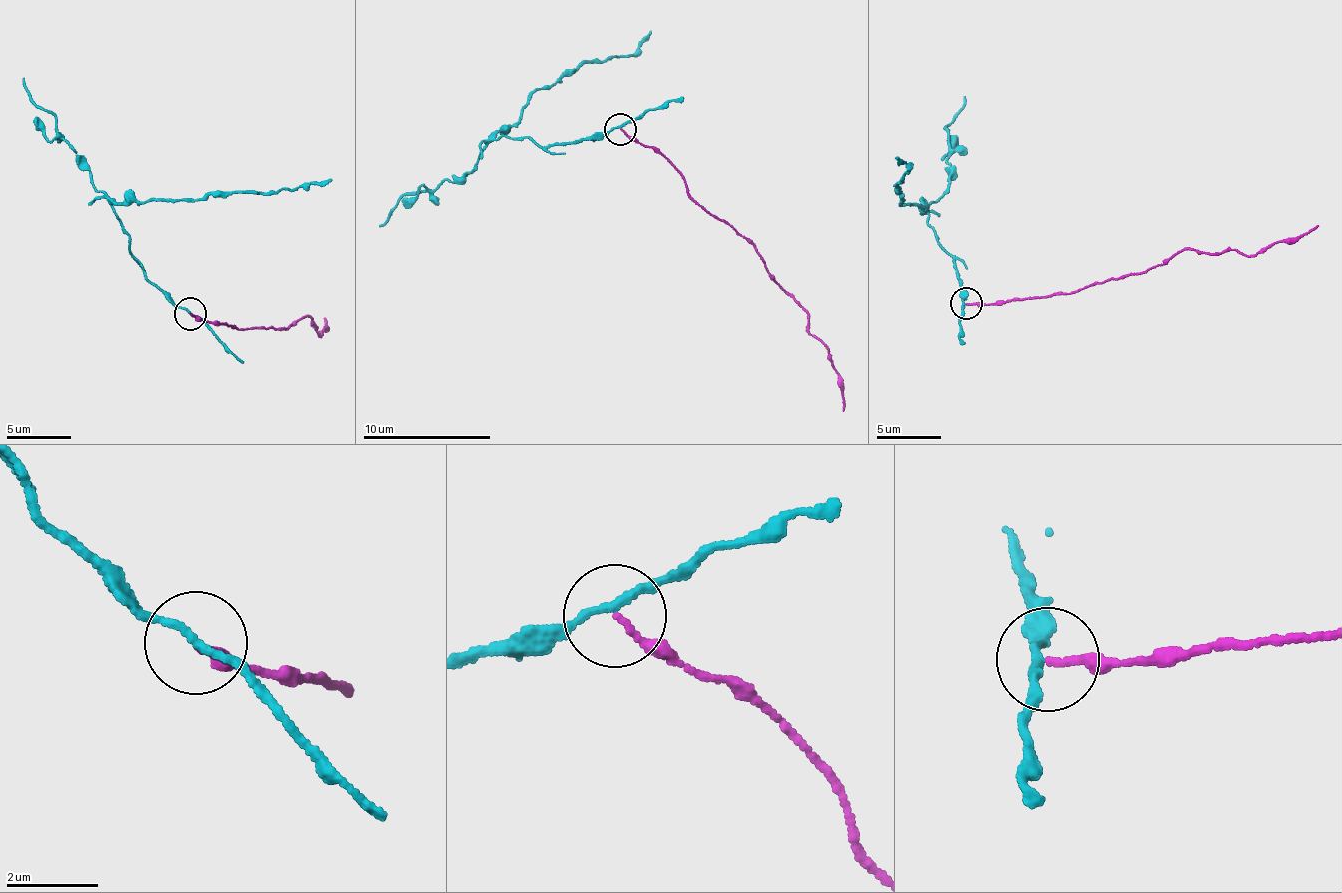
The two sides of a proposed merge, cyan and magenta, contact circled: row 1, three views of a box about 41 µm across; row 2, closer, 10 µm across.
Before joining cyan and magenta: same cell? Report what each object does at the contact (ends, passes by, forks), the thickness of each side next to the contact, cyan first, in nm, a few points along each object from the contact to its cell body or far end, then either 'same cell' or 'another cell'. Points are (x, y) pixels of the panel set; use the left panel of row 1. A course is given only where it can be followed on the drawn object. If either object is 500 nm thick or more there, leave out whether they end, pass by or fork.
cyan passes by | magenta ends | 170/140 nm | cyan via (190, 314), (147, 278), (114, 206), (249, 192), (296, 191), (332, 179) | magenta via (190, 314), (245, 330), (265, 327), (285, 331), (307, 316), (320, 334), (326, 317) | another cell

